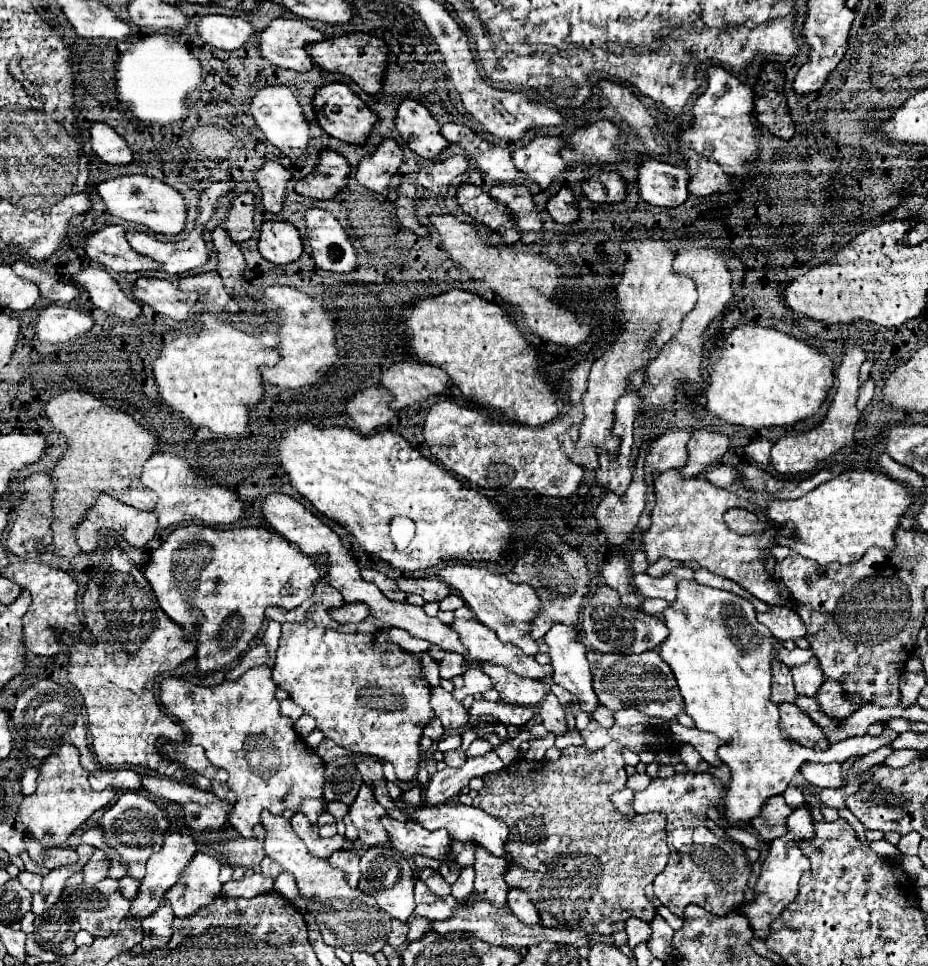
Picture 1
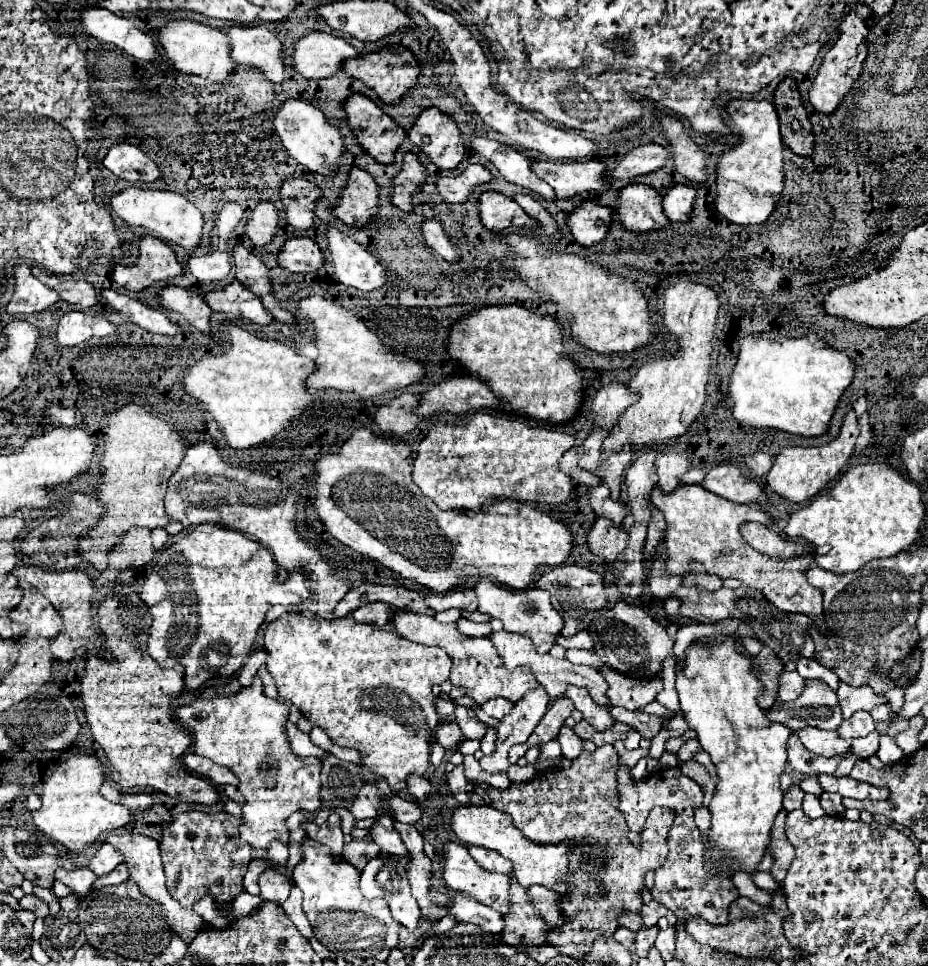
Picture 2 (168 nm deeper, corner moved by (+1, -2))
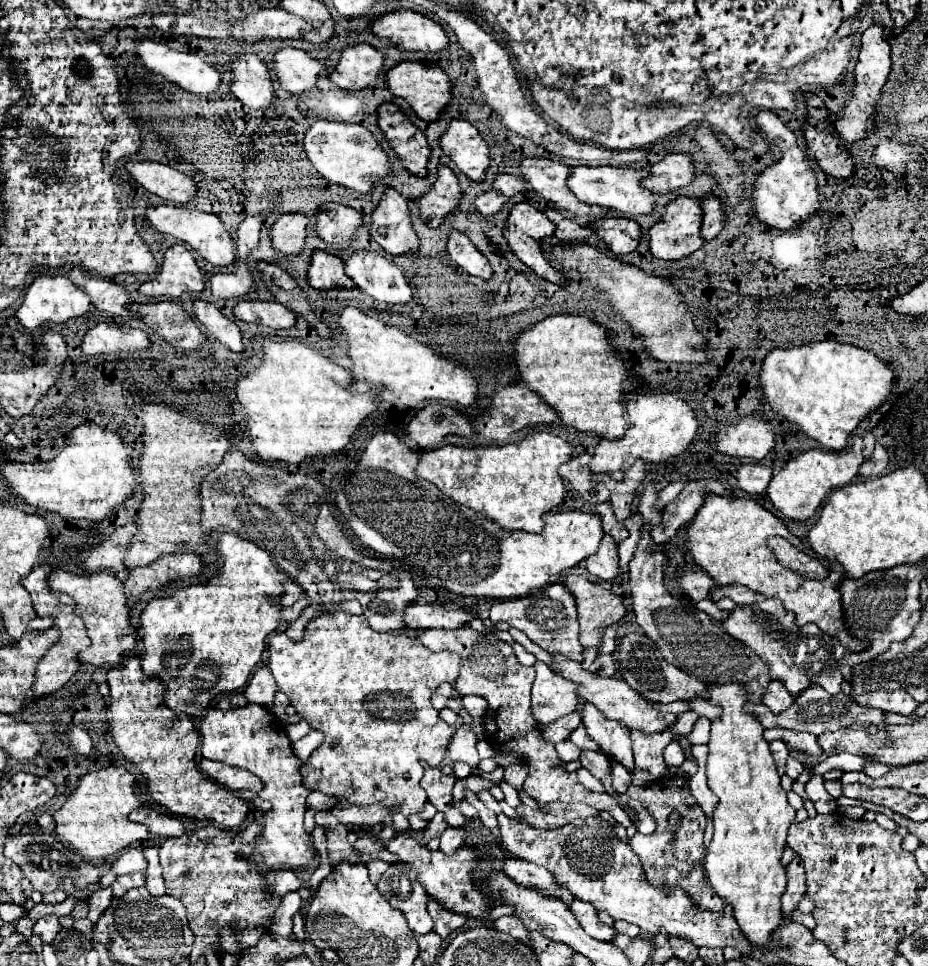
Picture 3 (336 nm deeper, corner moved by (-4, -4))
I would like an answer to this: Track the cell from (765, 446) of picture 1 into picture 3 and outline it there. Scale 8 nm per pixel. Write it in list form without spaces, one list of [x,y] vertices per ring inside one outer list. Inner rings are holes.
[[[759,463],[741,465],[737,471],[739,489],[743,489],[745,493],[751,493],[751,495],[761,495],[761,493],[765,493],[765,489],[771,481],[771,473],[773,473],[771,467],[765,467]]]

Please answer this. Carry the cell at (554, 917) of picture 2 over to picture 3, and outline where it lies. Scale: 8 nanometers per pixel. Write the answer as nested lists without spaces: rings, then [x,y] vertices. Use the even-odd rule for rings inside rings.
[[[575,899],[569,909],[577,917],[577,921],[585,929],[585,933],[589,933],[591,937],[601,939],[601,941],[613,941],[617,937],[617,931],[613,927],[609,927],[609,925],[605,925],[605,923],[599,921],[597,911],[591,907],[591,903],[585,903],[581,899]]]

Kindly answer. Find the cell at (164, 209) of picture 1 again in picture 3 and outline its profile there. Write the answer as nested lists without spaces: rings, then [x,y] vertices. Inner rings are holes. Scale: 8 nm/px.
[[[159,205],[159,207],[149,207],[147,209],[147,219],[161,233],[173,235],[179,241],[185,241],[201,259],[205,259],[211,265],[227,267],[237,259],[233,237],[229,235],[229,231],[221,223],[221,219],[215,217],[215,215],[201,213],[201,211],[189,209],[189,207],[179,207],[179,205]]]

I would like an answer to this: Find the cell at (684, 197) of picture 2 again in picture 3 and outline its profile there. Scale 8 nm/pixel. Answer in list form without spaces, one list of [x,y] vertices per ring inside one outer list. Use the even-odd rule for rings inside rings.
[[[717,197],[701,199],[701,207],[705,211],[701,235],[703,235],[703,239],[709,241],[709,239],[715,239],[723,231],[723,227],[725,227],[725,209],[721,205],[721,199],[717,199]]]

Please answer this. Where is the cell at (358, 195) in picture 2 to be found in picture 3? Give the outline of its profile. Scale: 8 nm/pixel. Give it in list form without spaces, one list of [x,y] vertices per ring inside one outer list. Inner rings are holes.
[[[391,187],[373,211],[373,225],[369,227],[369,233],[389,255],[417,253],[421,245],[415,229],[411,227],[407,201]]]

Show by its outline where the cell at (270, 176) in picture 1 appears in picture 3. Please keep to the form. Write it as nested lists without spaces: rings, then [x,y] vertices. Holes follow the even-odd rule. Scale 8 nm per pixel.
[[[329,203],[329,211],[321,211],[317,215],[315,229],[327,245],[343,251],[349,247],[361,223],[363,223],[363,217],[359,211],[339,203]]]

